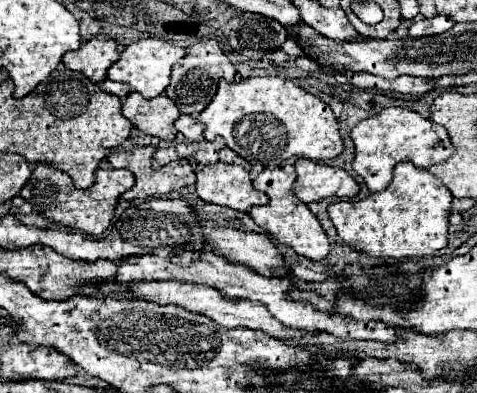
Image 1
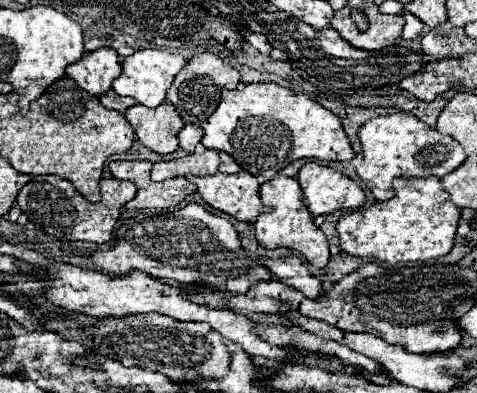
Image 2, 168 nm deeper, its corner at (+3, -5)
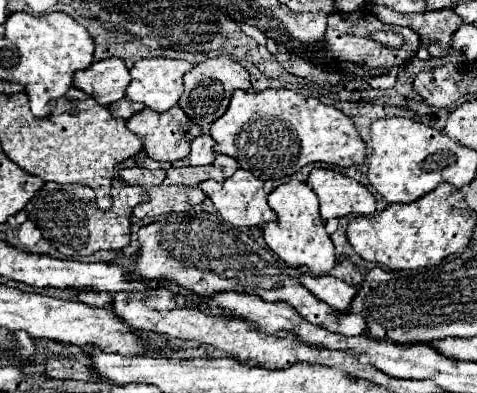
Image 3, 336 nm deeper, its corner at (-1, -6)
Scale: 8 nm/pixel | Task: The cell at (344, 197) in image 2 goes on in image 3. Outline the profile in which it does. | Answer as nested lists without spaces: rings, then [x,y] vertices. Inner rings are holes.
[[[313,168],[307,184],[319,198],[321,216],[341,218],[347,214],[373,214],[375,198],[373,194],[359,182],[331,168]]]

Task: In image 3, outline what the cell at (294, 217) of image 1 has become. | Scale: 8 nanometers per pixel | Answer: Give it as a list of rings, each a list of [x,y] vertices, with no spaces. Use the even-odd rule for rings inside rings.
[[[289,180],[285,184],[279,184],[269,194],[269,206],[277,214],[277,220],[267,222],[263,228],[263,238],[267,246],[291,268],[307,266],[313,274],[327,274],[335,264],[335,248],[329,234],[325,232],[325,220],[319,214],[315,192],[305,182]]]

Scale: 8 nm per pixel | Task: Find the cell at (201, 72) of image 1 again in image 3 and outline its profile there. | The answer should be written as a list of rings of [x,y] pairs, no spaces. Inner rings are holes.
[[[215,56],[215,58],[209,58],[205,62],[197,64],[193,70],[189,70],[183,76],[183,82],[185,82],[185,92],[179,100],[179,106],[199,126],[209,126],[213,120],[217,120],[227,110],[235,88],[243,88],[243,90],[251,88],[249,72],[239,62],[235,62],[227,56]]]

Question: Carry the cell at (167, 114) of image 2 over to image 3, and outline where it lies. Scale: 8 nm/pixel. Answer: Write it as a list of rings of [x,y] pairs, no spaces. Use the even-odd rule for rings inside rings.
[[[173,106],[173,108],[169,108],[163,114],[161,112],[155,112],[155,110],[149,110],[149,108],[143,108],[141,112],[137,112],[135,116],[131,116],[127,120],[127,128],[133,134],[141,136],[143,148],[145,148],[145,152],[153,160],[163,160],[163,162],[183,160],[187,156],[187,152],[189,152],[191,138],[195,138],[195,136],[201,134],[201,128],[197,124],[193,124],[179,106]]]

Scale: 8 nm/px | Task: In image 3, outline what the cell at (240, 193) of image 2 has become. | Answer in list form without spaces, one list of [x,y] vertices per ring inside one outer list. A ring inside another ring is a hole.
[[[239,168],[231,178],[225,178],[223,182],[205,180],[205,182],[199,184],[199,188],[211,198],[219,216],[233,226],[239,226],[239,228],[241,226],[263,226],[263,224],[275,220],[275,212],[267,204],[267,194],[263,190],[263,180],[255,178],[247,170]]]

